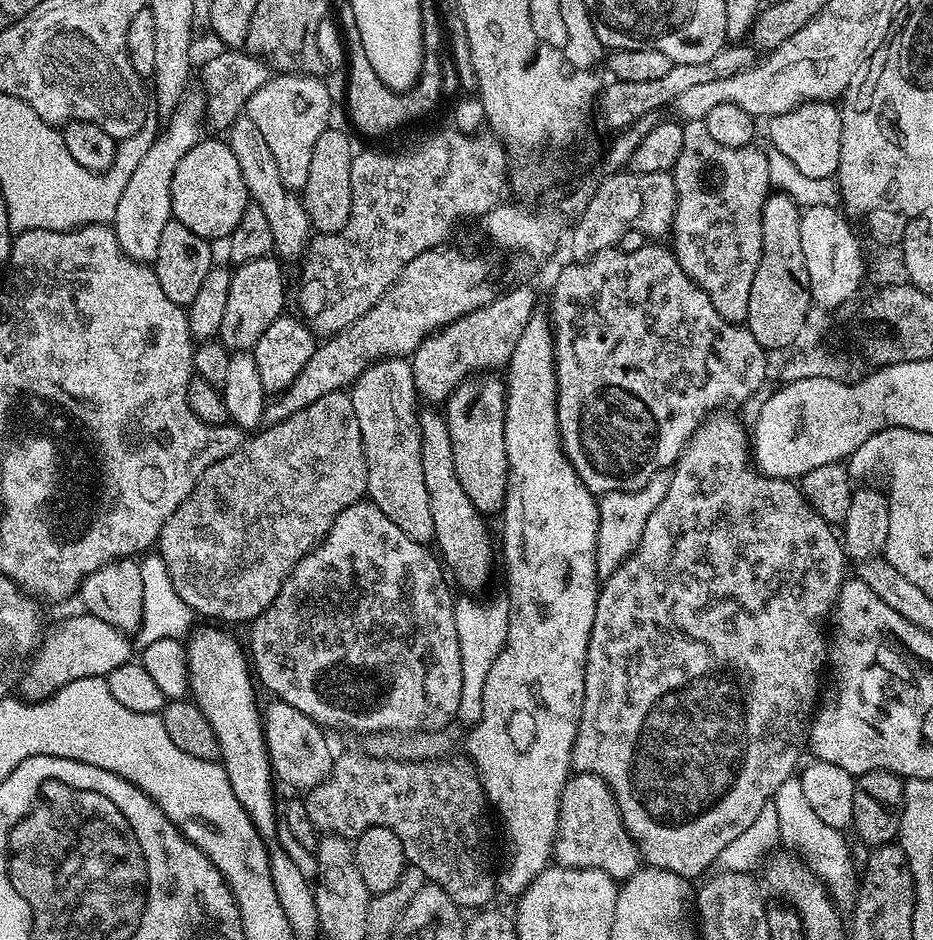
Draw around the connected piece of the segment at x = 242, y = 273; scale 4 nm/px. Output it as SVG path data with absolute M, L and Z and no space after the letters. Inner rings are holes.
M272 254L254 258L254 262L246 262L233 271L230 295L218 337L220 343L232 352L246 352L255 348L258 338L266 334L270 322L274 322L285 311L284 272L275 258Z

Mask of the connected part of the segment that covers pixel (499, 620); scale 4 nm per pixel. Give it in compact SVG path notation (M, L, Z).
M464 594L455 601L454 622L458 630L458 646L462 658L462 698L458 702L456 720L465 726L476 724L482 714L482 686L486 682L486 674L490 674L490 666L494 666L494 658L504 648L508 637L508 601L488 600L479 604L479 599Z

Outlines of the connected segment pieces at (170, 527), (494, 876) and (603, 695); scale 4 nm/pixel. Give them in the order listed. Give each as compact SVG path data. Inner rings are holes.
M347 391L331 392L325 394L323 398L318 398L318 402L306 406L306 410L298 410L298 414L290 414L290 418L282 422L261 427L255 434L249 435L244 443L238 446L238 450L234 450L234 454L226 454L222 462L214 462L214 466L210 466L206 474L198 478L186 502L182 502L182 506L178 506L178 510L174 510L170 518L166 518L160 531L158 555L166 562L166 570L170 574L170 582L174 582L174 590L178 590L178 598L182 598L182 602L186 602L186 606L190 606L197 617L205 616L208 619L205 621L219 622L224 626L244 623L247 625L257 620L270 607L278 590L282 590L284 580L291 574L292 567L324 539L324 535L335 522L336 515L346 510L346 506L357 504L359 500L365 499L367 491L368 466L362 430L358 428L358 414L354 414L354 402Z
M363 751L348 752L345 756L337 755L332 765L332 772L318 786L307 789L303 797L306 802L306 810L310 810L310 822L324 834L333 832L339 836L355 838L364 833L367 828L374 826L386 826L398 834L398 842L402 842L402 850L406 854L409 862L414 862L414 867L422 870L425 881L436 884L456 903L457 908L461 910L480 910L493 903L492 895L498 892L498 872L494 867L492 869L492 824L488 821L490 817L490 805L484 796L484 787L480 781L480 776L476 773L476 767L471 760L461 758L461 760L452 760L453 758L441 758L435 762L425 762L424 760L393 760L390 756L373 756L365 754Z
M717 411L696 427L696 433L671 469L670 490L666 490L666 498L662 498L658 510L650 514L638 546L614 574L606 577L596 593L596 613L586 662L586 694L572 751L573 769L602 778L614 794L622 822L640 852L641 861L649 868L670 870L689 882L695 881L695 876L703 877L709 871L707 868L717 863L722 850L753 825L754 818L761 813L762 806L771 801L778 786L797 771L801 763L800 747L803 744L805 747L809 739L810 721L818 707L818 693L822 688L819 672L823 668L825 671L830 656L826 636L824 640L824 623L827 620L829 623L846 579L844 546L841 537L832 533L835 532L833 525L827 524L811 504L804 501L793 481L764 476L750 466L749 429L728 412L731 411Z

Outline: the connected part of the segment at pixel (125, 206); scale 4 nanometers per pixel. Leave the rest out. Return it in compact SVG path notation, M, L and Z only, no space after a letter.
M189 91L179 106L164 124L164 133L157 135L152 145L142 154L138 166L134 166L134 174L130 174L130 182L126 182L126 190L122 190L122 198L118 201L118 210L114 227L116 237L122 250L130 258L145 262L155 261L158 254L158 242L162 239L162 229L166 222L173 219L172 183L174 170L178 162L194 145L202 139L200 124L205 123L203 91Z

